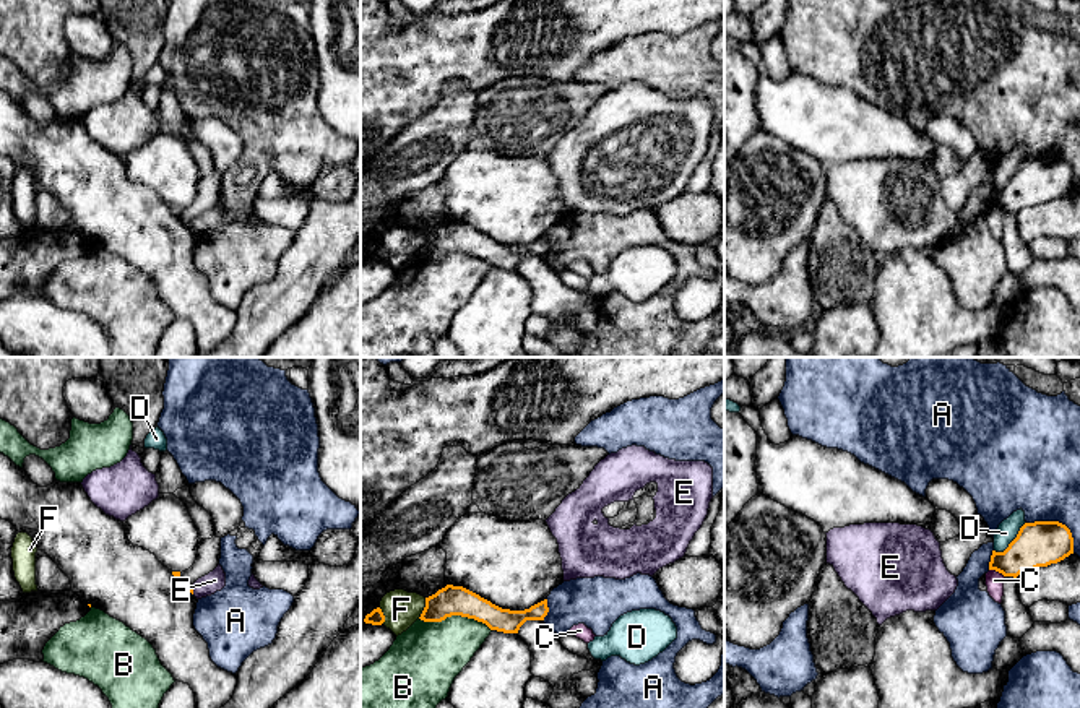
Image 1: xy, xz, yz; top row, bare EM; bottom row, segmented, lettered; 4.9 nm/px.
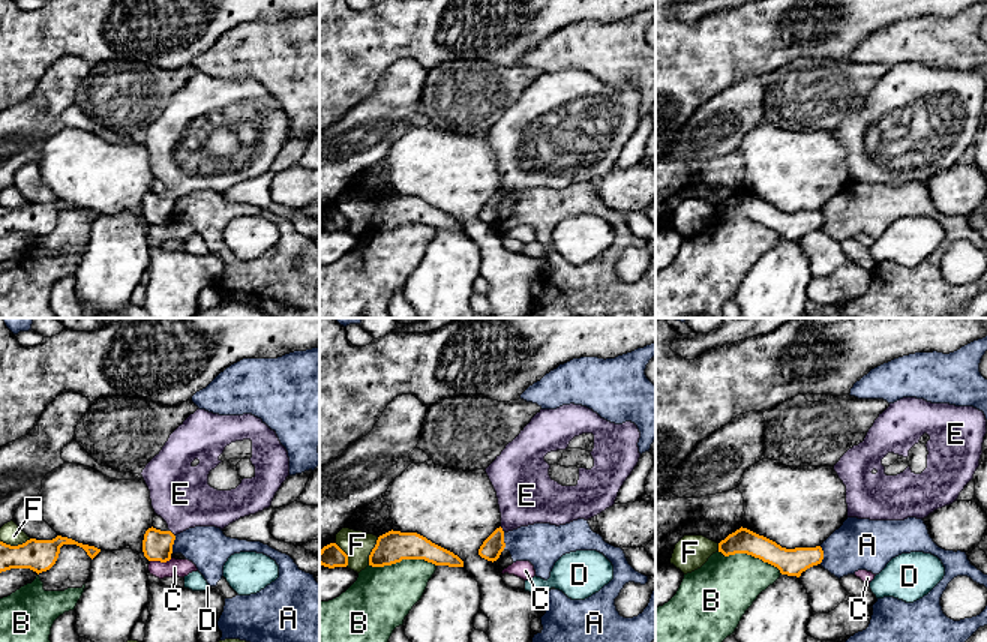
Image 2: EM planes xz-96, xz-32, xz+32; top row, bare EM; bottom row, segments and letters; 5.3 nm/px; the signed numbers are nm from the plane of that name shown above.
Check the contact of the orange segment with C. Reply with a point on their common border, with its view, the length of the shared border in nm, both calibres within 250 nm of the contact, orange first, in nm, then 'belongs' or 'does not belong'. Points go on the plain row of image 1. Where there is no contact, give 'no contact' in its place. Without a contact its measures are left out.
yz (997, 207) | 90 nm | 220/90 nm | does not belong

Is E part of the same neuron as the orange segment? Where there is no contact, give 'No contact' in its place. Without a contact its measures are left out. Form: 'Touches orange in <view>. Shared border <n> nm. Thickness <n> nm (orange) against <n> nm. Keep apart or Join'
Touches orange in xy. Shared border 40 nm. Thickness 20 nm (orange) against 100 nm. Join

